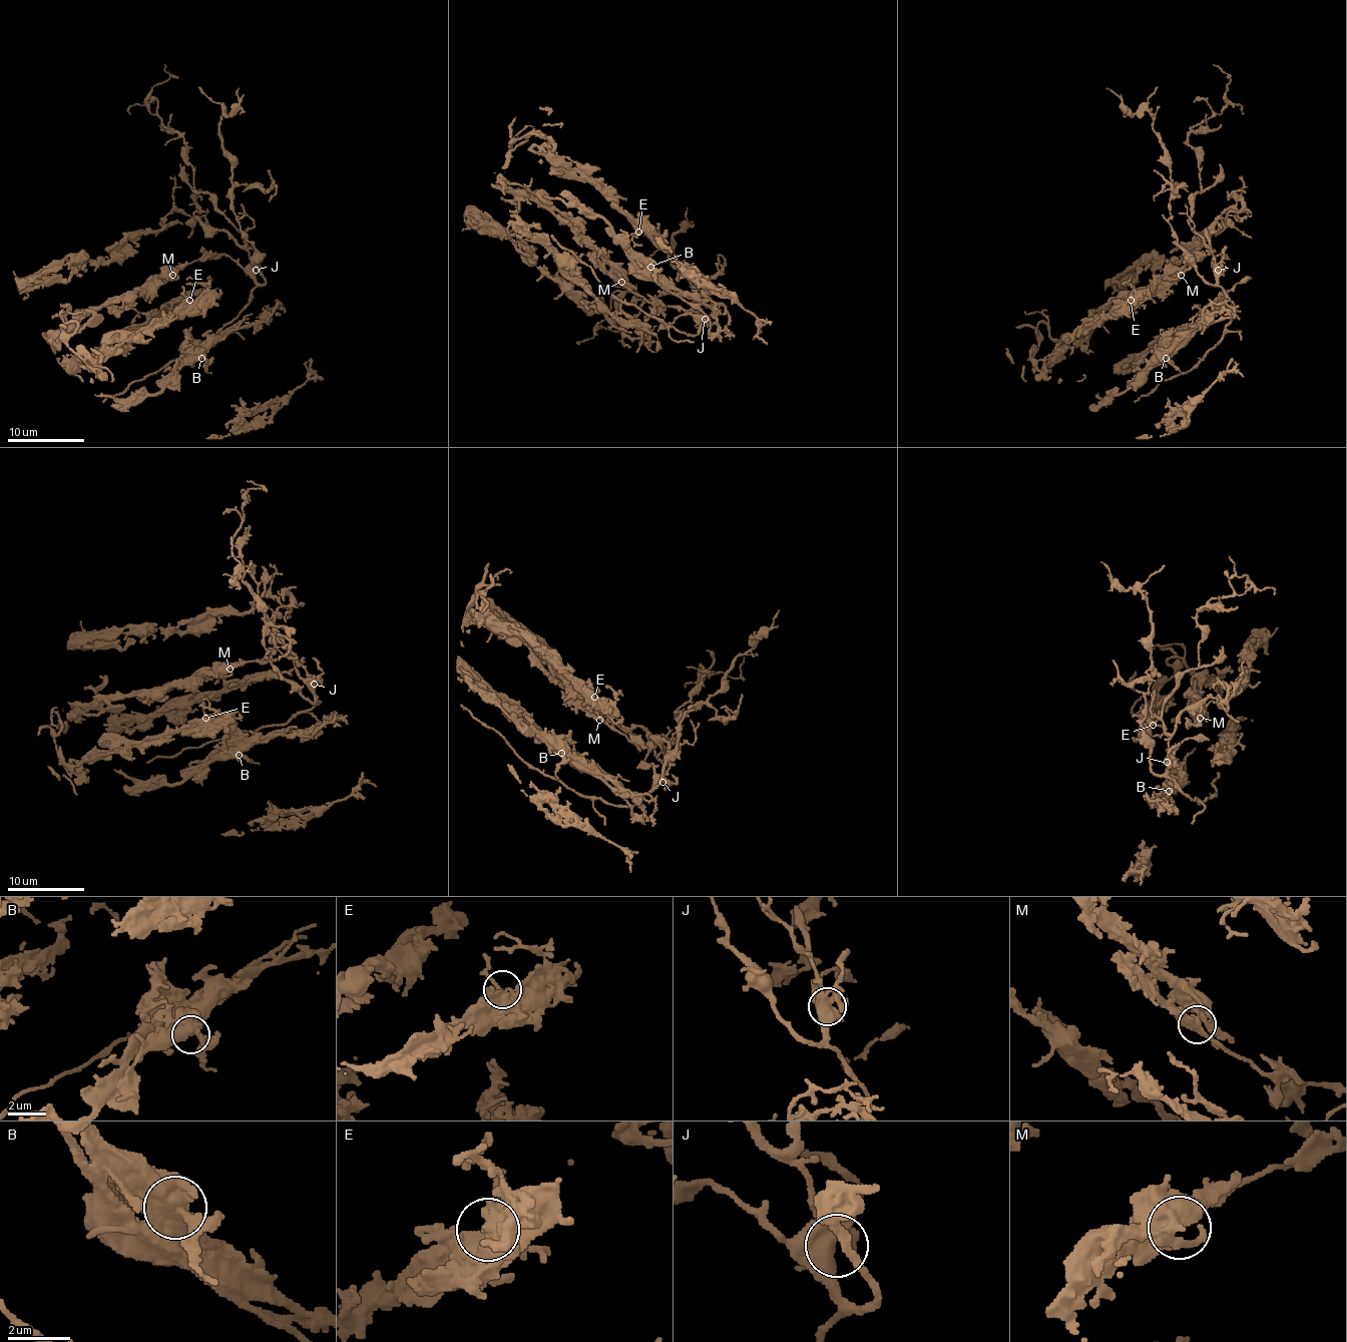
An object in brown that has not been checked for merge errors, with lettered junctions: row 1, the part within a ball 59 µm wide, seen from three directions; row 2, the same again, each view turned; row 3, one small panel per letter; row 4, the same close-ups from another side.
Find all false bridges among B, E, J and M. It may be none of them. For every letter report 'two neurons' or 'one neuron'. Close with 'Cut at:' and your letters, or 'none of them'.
B: one neuron
E: one neuron
J: one neuron
M: one neuron
Cut at: none of them

